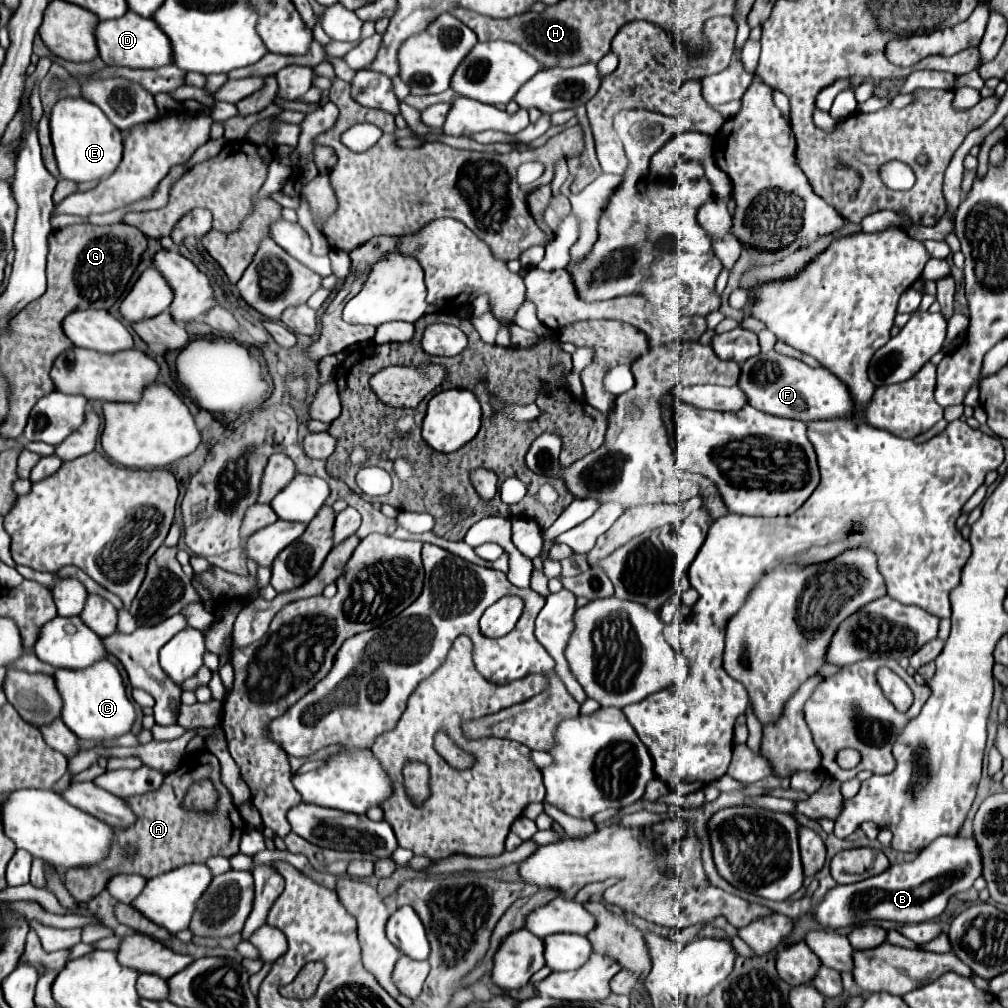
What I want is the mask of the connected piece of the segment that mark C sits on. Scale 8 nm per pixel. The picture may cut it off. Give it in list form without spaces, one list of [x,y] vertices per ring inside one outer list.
[[[104,660],[92,670],[56,670],[56,684],[64,700],[62,720],[80,738],[92,742],[110,742],[128,734],[136,722],[136,710],[124,692],[118,668]]]

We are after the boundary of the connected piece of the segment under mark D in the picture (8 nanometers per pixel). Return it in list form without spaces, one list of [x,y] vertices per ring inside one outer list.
[[[134,12],[126,14],[118,20],[100,22],[96,28],[96,42],[100,58],[106,66],[128,66],[128,68],[162,68],[174,62],[172,58],[172,42],[160,30],[160,26],[152,18],[142,18]]]

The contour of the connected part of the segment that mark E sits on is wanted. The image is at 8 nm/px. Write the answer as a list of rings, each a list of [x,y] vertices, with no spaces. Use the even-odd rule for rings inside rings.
[[[64,98],[56,102],[50,116],[50,134],[60,174],[74,182],[100,182],[116,172],[122,162],[122,134],[104,112],[84,98]]]

